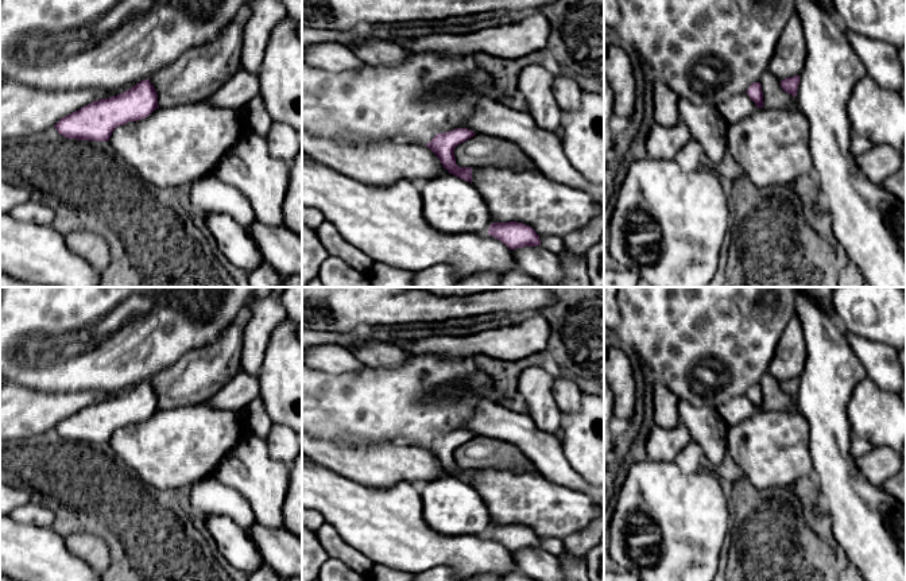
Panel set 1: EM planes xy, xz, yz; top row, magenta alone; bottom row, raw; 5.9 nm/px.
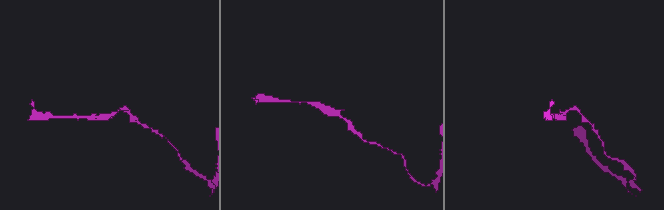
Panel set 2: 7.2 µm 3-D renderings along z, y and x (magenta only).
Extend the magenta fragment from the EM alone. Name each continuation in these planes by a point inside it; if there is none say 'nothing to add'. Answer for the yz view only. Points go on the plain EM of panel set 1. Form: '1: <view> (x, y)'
nothing to add

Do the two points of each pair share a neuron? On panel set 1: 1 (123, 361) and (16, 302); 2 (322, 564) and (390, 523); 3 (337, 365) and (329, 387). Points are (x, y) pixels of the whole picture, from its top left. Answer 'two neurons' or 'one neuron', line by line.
1: one neuron
2: two neurons
3: two neurons

